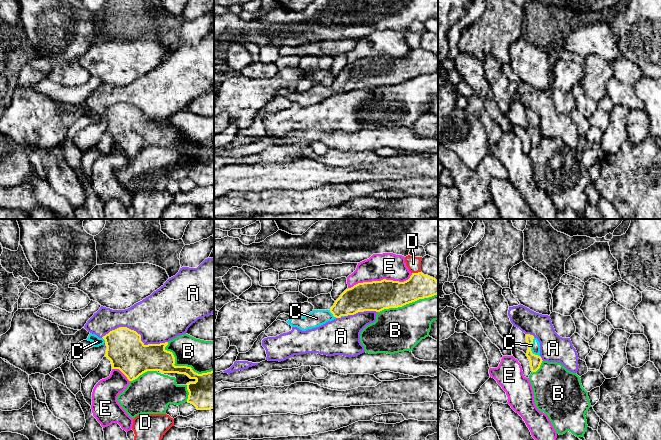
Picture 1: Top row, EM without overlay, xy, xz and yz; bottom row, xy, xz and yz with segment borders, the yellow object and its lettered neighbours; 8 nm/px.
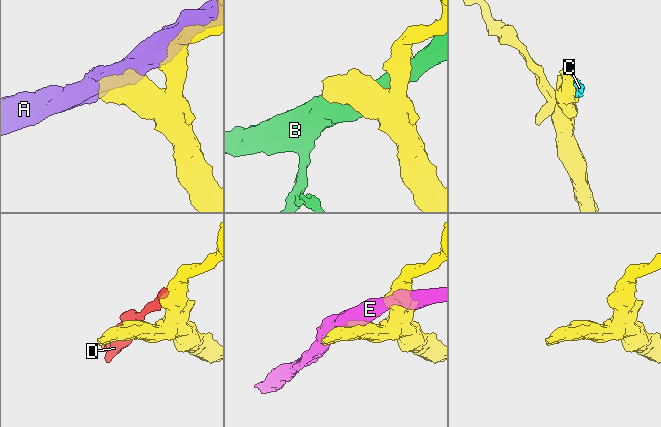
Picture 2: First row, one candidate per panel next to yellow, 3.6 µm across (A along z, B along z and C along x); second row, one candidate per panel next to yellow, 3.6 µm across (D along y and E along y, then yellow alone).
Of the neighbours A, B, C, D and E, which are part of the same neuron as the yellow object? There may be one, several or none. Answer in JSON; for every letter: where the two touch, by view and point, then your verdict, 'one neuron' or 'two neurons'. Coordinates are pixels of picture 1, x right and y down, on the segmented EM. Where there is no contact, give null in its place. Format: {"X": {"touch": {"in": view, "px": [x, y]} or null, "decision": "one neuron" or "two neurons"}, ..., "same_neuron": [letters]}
{"A": {"touch": {"in": "xy", "px": [135, 331]}, "decision": "two neurons"}, "B": {"touch": {"in": "xy", "px": [184, 366]}, "decision": "two neurons"}, "C": {"touch": {"in": "yz", "px": [530, 349]}, "decision": "one neuron"}, "D": {"touch": {"in": "xz", "px": [416, 273]}, "decision": "two neurons"}, "E": {"touch": {"in": "xz", "px": [381, 280]}, "decision": "two neurons"}, "same_neuron": ["C"]}

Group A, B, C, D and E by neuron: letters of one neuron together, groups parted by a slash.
A / B / C / D / E

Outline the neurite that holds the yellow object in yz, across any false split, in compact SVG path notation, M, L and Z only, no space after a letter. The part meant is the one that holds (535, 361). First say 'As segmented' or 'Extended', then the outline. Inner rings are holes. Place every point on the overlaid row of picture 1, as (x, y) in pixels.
Extended. M526 334L526 342L528 346L526 356L530 361L531 371L536 372L543 361L540 356L540 342L530 334Z

